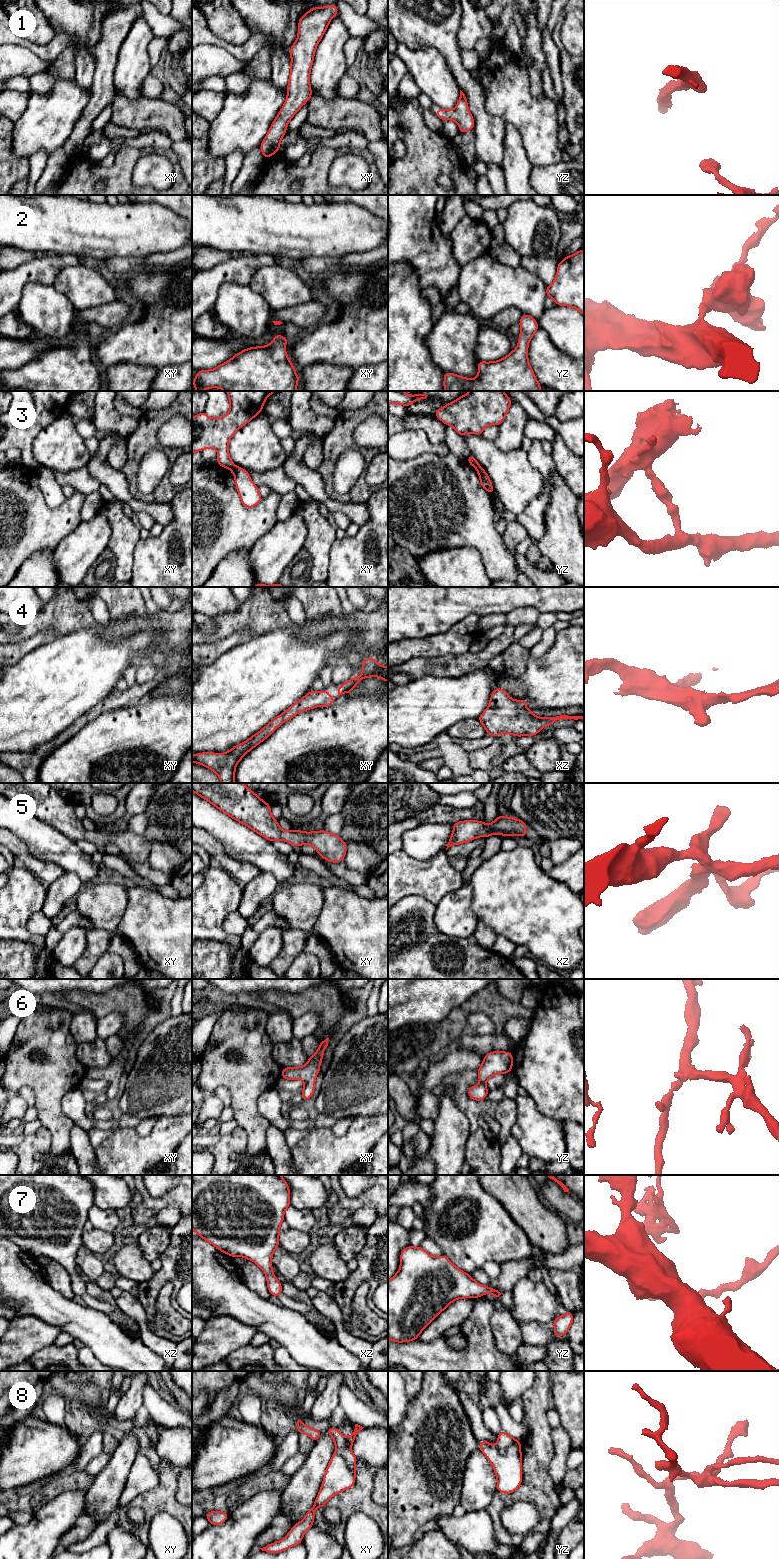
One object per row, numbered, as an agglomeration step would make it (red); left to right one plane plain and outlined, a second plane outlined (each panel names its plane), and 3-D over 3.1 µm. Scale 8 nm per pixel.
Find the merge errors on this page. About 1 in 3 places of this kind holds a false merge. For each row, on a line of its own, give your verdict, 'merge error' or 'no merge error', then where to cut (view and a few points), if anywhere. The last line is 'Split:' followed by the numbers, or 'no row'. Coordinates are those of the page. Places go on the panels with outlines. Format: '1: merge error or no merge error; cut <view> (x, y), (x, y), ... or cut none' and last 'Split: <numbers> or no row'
1: no merge error; cut none
2: no merge error; cut none
3: merge error; cut xy (234, 465), (230, 469)
4: no merge error; cut none
5: no merge error; cut none
6: no merge error; cut none
7: no merge error; cut none
8: merge error; cut xy (336, 1451), (345, 1459), (354, 1478)
Split: 3, 8

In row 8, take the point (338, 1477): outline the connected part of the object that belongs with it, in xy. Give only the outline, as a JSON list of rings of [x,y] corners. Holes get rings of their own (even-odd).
[[[335,1452],[326,1468],[321,1489],[315,1503],[306,1513],[304,1519],[294,1524],[290,1532],[282,1540],[259,1549],[269,1553],[279,1553],[302,1543],[304,1533],[313,1527],[316,1509],[324,1507],[330,1498],[351,1488],[354,1484],[355,1478],[346,1459],[341,1454]]]

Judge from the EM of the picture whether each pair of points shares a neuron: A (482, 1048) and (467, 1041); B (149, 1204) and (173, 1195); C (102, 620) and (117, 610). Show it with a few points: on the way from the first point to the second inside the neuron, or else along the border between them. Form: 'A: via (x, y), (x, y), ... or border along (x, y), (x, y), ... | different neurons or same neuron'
A: via (478, 1044), (471, 1042) | same neuron
B: via (155, 1204), (159, 1204), (167, 1199) | same neuron
C: border along (99, 597), (104, 602), (111, 618) | different neurons

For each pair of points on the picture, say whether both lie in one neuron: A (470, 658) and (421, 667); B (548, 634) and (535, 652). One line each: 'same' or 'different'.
A: same
B: same

